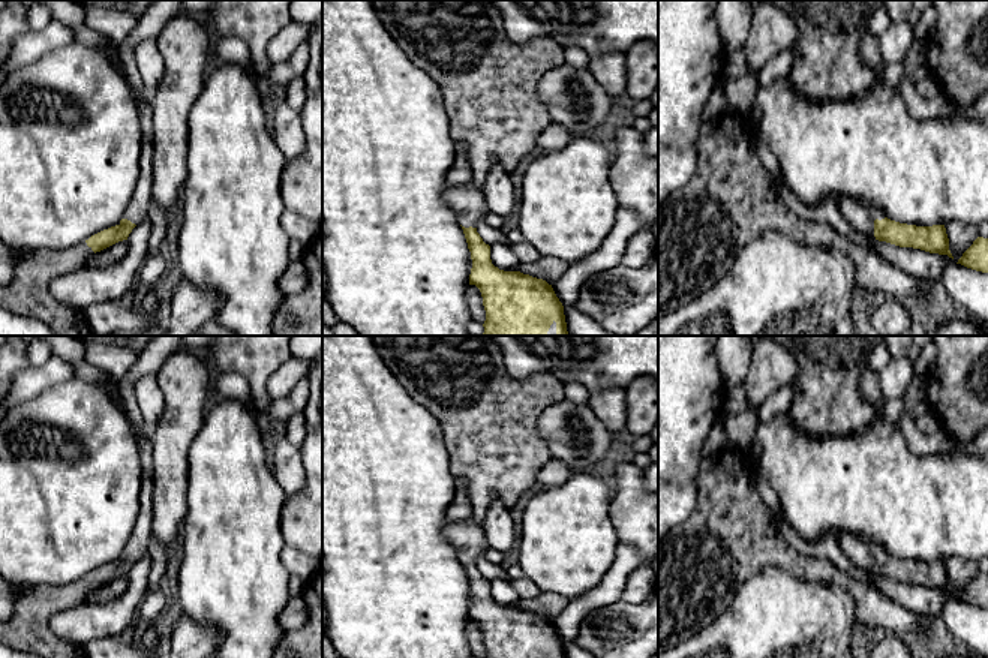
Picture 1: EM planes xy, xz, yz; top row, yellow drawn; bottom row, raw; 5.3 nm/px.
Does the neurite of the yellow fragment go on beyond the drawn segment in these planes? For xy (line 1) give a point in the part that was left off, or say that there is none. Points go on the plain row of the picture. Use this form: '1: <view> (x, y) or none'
1: xy (27, 630)

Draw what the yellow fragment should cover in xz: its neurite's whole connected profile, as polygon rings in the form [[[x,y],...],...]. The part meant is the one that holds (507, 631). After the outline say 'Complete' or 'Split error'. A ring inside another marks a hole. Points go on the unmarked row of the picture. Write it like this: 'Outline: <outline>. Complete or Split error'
Outline: [[[472,519],[451,523],[445,526],[442,535],[457,550],[459,559],[462,561],[472,595],[469,621],[475,621],[481,628],[486,646],[484,658],[565,658],[564,642],[552,621],[520,607],[499,606],[492,600],[490,582],[477,568],[477,561],[487,549],[483,523]]]. Split error

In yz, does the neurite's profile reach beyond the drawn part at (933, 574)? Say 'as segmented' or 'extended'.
extended

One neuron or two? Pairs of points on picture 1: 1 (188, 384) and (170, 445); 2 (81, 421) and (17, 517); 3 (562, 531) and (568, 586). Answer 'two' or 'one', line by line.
1: one
2: one
3: one

